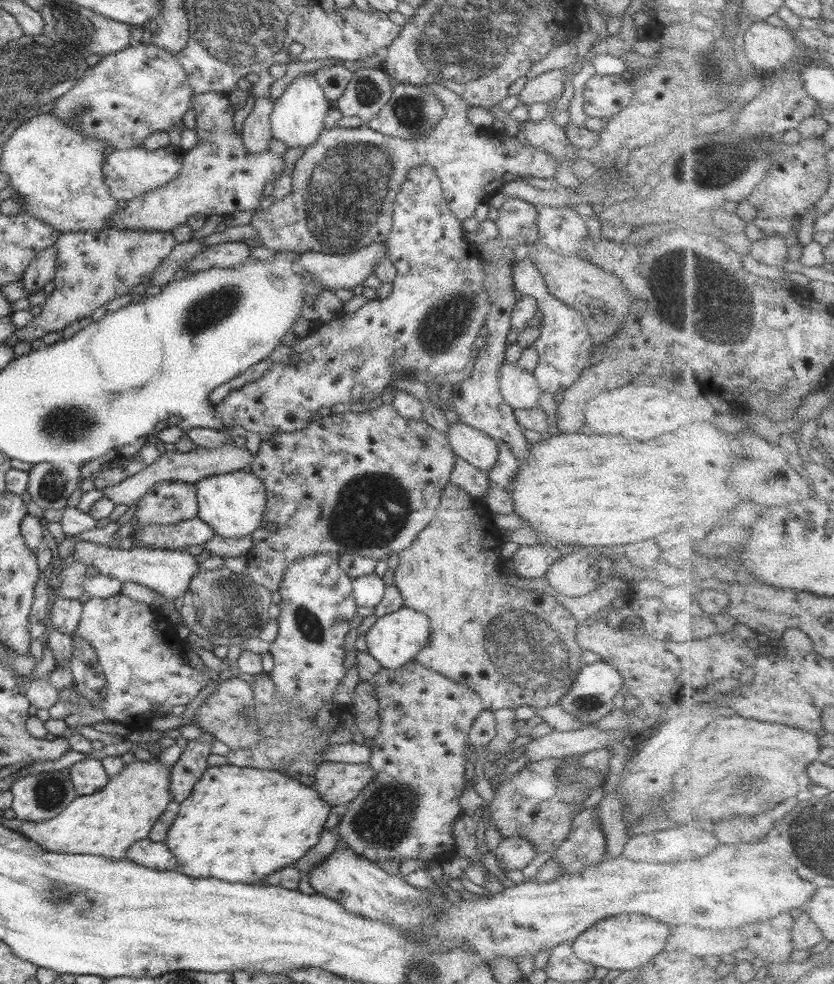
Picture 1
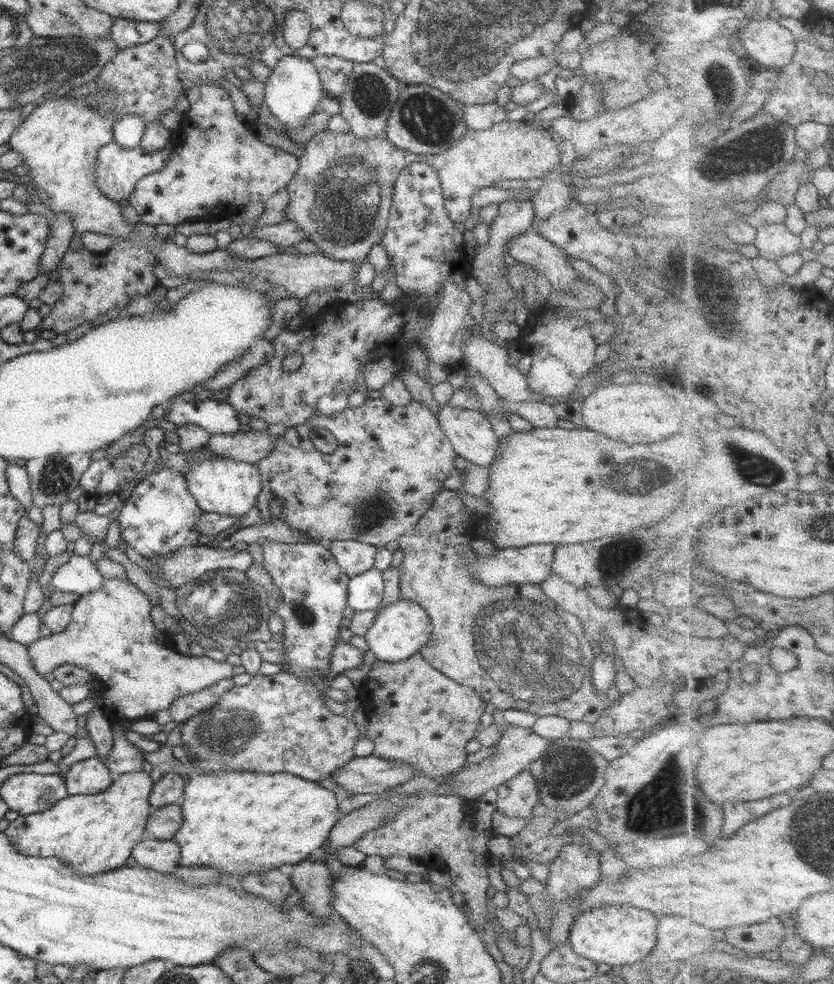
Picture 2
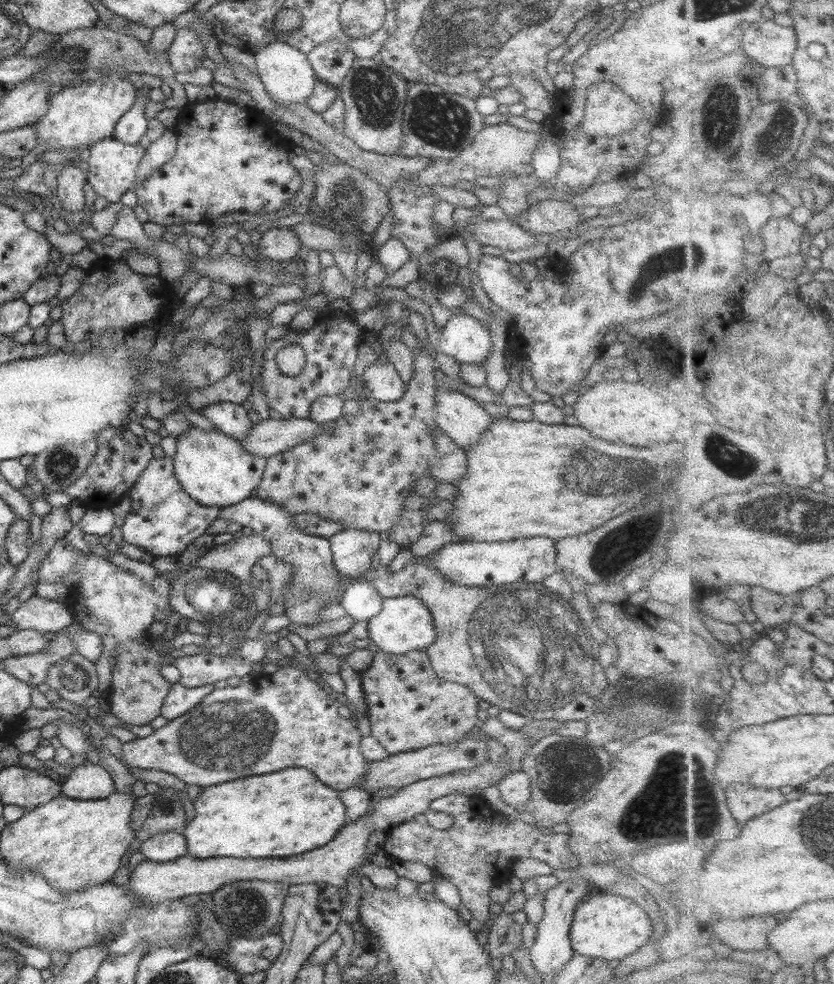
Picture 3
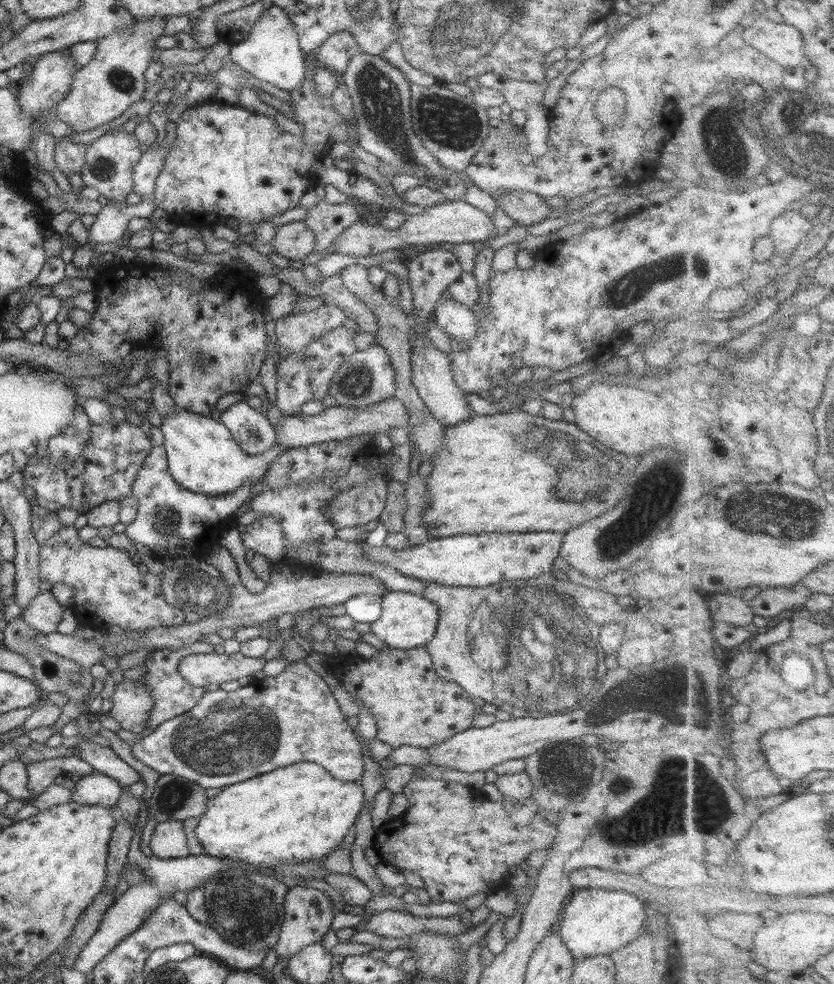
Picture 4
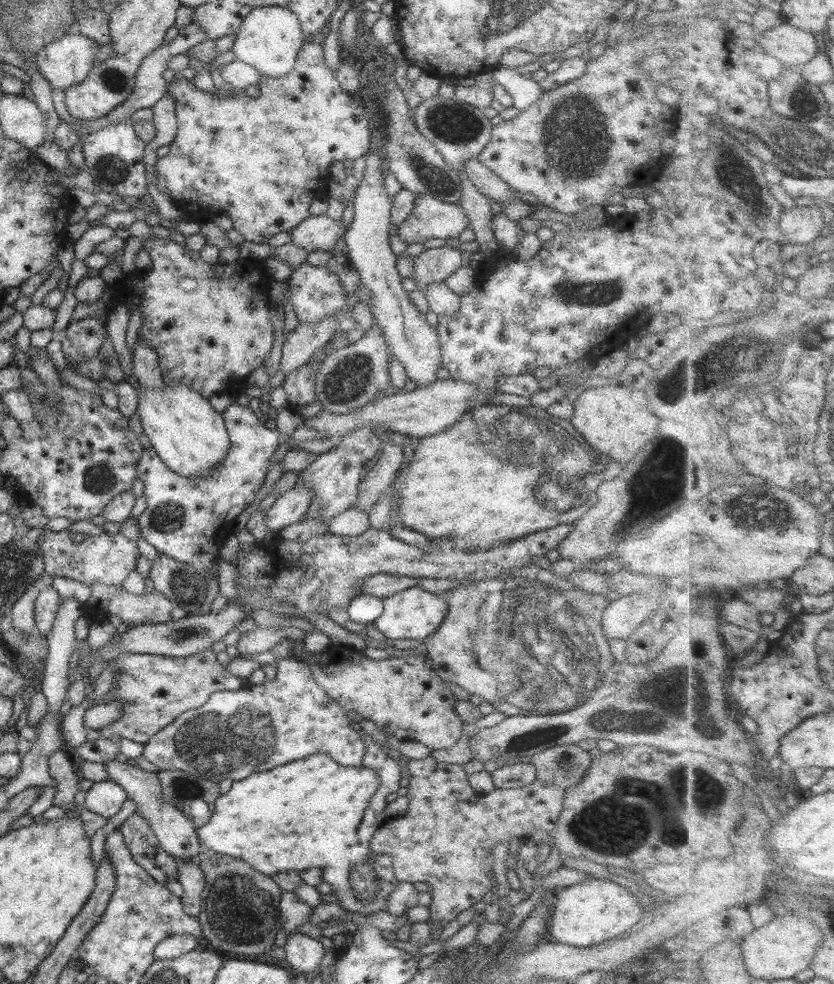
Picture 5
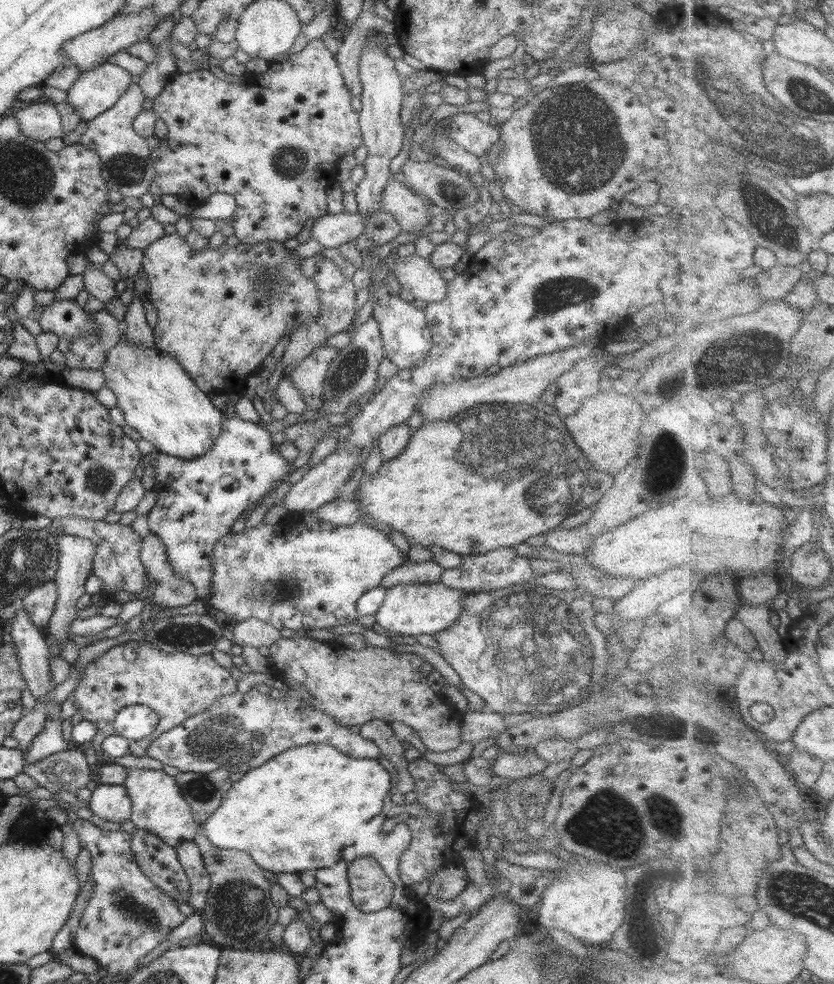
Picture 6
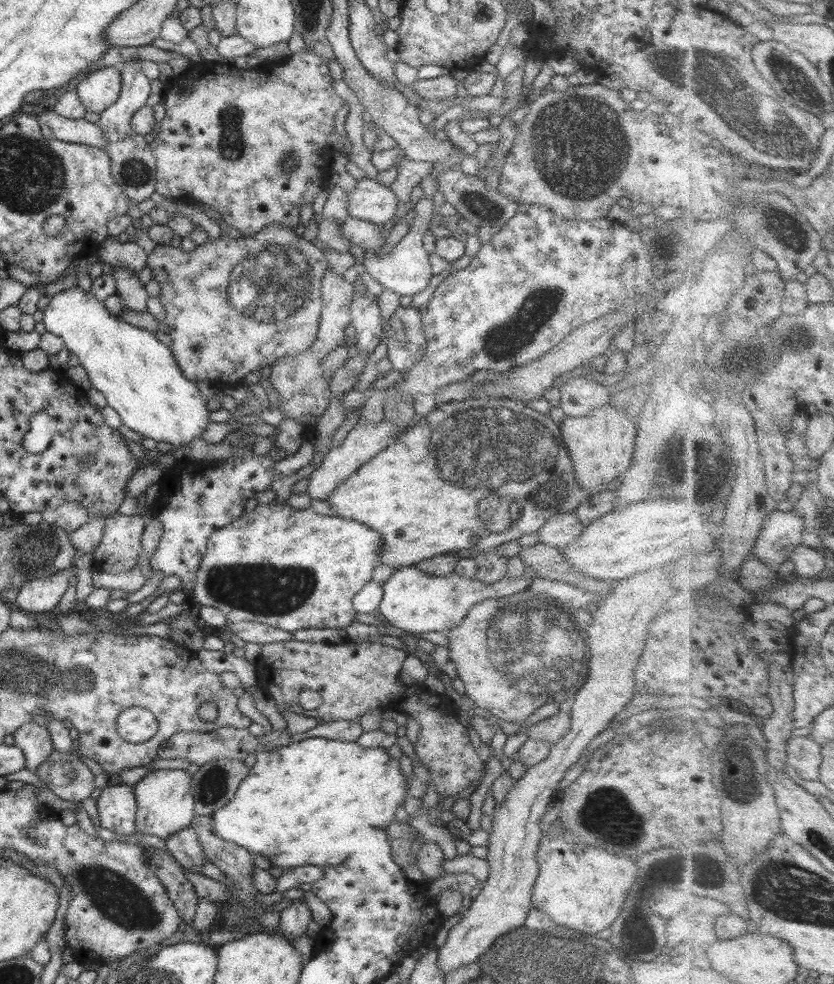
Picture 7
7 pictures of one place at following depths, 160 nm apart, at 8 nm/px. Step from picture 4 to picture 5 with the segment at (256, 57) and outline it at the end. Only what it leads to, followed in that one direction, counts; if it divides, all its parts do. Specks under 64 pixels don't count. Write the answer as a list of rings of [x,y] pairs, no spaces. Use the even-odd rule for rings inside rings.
[[[270,5],[253,8],[244,18],[235,34],[233,52],[238,60],[251,64],[262,75],[281,77],[288,74],[295,65],[298,51],[303,45],[300,19],[289,8]]]

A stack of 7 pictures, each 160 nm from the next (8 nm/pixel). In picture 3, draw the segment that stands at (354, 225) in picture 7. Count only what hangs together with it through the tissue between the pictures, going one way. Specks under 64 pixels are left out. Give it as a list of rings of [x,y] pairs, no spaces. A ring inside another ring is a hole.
[[[288,227],[272,228],[262,234],[259,252],[274,262],[290,262],[303,249],[298,236]]]

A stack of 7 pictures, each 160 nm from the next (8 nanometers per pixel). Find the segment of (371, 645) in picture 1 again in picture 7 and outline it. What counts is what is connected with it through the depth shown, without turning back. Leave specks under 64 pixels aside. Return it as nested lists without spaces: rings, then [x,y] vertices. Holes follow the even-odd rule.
[[[399,567],[384,582],[383,599],[379,612],[386,623],[400,628],[405,633],[447,632],[458,626],[470,609],[486,599],[500,597],[529,590],[533,579],[525,577],[510,579],[503,577],[493,584],[484,584],[481,580],[460,576],[456,572],[444,576],[432,576],[418,567]]]

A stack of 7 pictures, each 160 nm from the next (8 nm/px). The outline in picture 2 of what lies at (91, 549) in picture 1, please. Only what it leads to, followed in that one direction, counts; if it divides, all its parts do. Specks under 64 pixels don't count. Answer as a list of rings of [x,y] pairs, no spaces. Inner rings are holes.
[[[214,544],[182,547],[172,554],[157,554],[147,559],[155,564],[157,575],[164,577],[174,590],[209,570],[232,568],[246,572],[253,563],[252,555],[248,551],[234,547],[223,549]]]

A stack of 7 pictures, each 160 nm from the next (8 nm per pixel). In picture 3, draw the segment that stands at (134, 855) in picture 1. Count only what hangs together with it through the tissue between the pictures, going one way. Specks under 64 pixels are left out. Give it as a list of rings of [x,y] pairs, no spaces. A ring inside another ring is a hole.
[[[178,831],[160,833],[145,840],[138,852],[149,861],[165,863],[188,855],[187,840]]]

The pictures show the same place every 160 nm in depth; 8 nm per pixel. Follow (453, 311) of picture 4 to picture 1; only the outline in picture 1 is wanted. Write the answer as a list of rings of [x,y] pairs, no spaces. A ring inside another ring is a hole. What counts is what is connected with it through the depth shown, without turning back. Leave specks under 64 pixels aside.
[[[502,363],[498,369],[498,382],[503,399],[506,401],[506,404],[509,404],[514,410],[531,409],[536,405],[540,406],[537,403],[541,393],[538,381],[532,373],[519,367],[517,363]]]

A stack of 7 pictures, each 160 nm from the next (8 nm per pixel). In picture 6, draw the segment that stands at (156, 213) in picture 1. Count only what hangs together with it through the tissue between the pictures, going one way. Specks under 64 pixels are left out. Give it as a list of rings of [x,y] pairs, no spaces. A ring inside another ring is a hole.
[[[322,39],[311,40],[298,53],[292,53],[288,59],[281,62],[272,62],[267,71],[253,77],[243,76],[240,84],[222,80],[214,75],[210,69],[176,74],[163,88],[163,91],[154,98],[153,109],[155,113],[166,123],[166,136],[160,141],[158,147],[151,151],[151,159],[154,170],[154,181],[150,186],[152,195],[162,197],[162,205],[181,217],[190,218],[198,203],[204,203],[215,193],[226,193],[234,196],[237,208],[230,221],[236,237],[243,244],[262,244],[268,240],[286,242],[295,238],[303,229],[304,222],[310,219],[320,219],[327,214],[327,193],[329,188],[337,182],[338,164],[343,156],[354,154],[355,148],[363,144],[363,134],[360,130],[359,113],[352,109],[352,95],[345,87],[340,67],[335,55],[327,48]]]

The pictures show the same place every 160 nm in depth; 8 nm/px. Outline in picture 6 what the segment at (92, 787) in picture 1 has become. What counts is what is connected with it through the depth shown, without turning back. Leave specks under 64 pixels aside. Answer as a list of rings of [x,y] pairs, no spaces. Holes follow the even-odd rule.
[[[99,784],[88,804],[98,818],[108,822],[121,823],[131,818],[133,806],[123,785]]]

